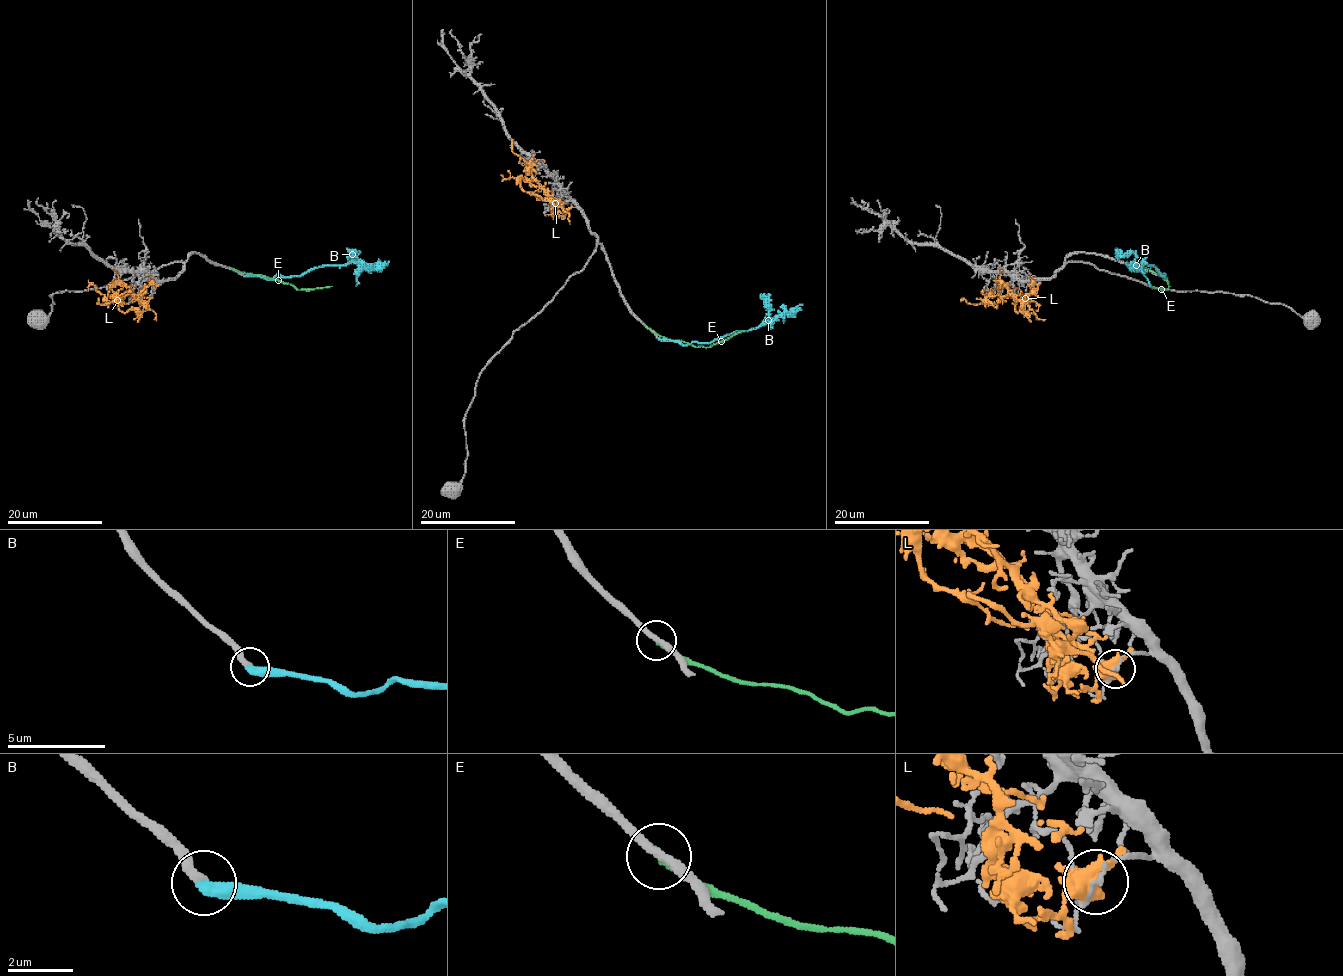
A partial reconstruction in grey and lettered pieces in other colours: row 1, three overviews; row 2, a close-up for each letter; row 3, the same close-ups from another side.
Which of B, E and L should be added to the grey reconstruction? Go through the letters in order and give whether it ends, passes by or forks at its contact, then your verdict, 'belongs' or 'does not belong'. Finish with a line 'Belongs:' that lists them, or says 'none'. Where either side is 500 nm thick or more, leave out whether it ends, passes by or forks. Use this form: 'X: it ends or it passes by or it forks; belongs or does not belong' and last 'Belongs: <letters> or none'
B: it ends; belongs
E: it passes by; does not belong
L: it forks; does not belong
Belongs: B

